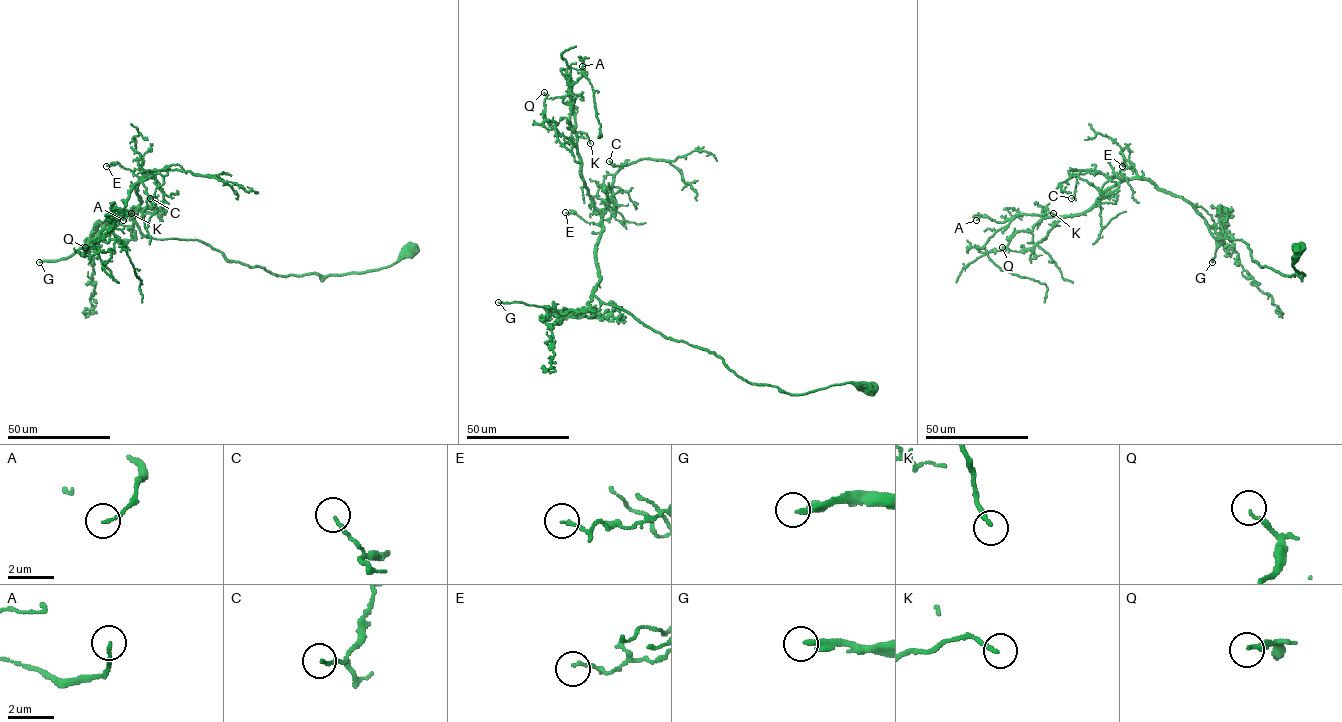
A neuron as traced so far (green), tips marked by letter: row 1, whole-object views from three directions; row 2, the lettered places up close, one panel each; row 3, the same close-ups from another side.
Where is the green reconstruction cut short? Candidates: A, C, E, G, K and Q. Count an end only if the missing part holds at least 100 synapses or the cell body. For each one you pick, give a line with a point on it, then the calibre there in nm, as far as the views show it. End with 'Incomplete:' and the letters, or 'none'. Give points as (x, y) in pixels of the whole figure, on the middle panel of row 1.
G: place (498, 302); calibre 240 nm
Incomplete: G

